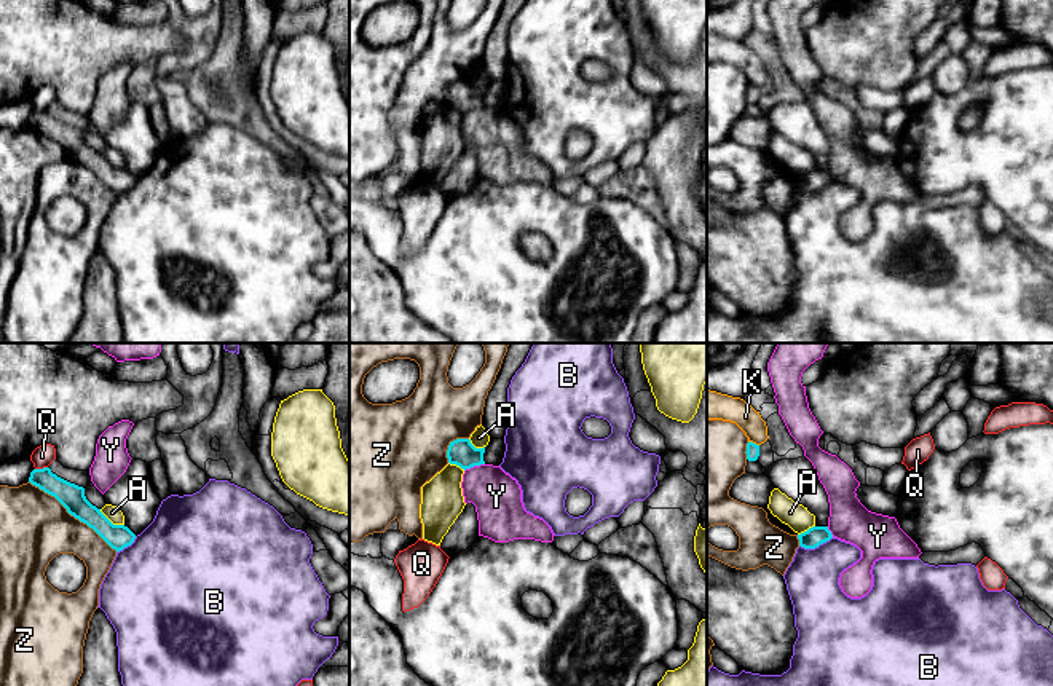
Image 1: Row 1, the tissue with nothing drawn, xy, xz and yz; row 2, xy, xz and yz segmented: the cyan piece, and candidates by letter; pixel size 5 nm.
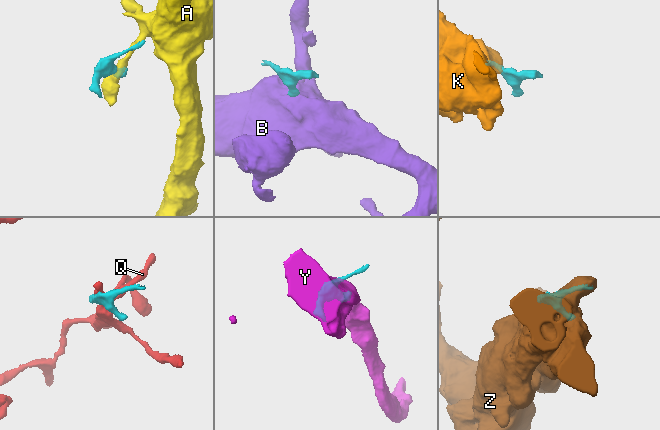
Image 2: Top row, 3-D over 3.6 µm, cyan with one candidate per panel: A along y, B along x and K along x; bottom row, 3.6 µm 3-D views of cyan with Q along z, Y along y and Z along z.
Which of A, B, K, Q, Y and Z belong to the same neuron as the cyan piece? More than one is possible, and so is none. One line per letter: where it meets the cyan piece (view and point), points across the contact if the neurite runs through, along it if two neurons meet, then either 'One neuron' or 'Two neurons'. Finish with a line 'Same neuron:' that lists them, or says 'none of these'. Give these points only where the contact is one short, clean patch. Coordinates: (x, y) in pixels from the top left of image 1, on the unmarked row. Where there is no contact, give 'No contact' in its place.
A: Touches cyan at xy (110, 165). Boundary: xy (99, 152), (114, 166), (123, 168). Two neurons
B: Touches cyan at yz (816, 189). Boundary: yz (832, 179), (814, 190), (800, 189). Two neurons
K: Touches cyan at yz (752, 85). Two neurons
Q: Touches cyan at xy (40, 112). Two neurons
Y: Touches cyan at xz (474, 107). Boundary: xz (484, 106), (465, 114). Two neurons
Z: Touches cyan at xy (74, 158). Two neurons
Same neuron: none of these

